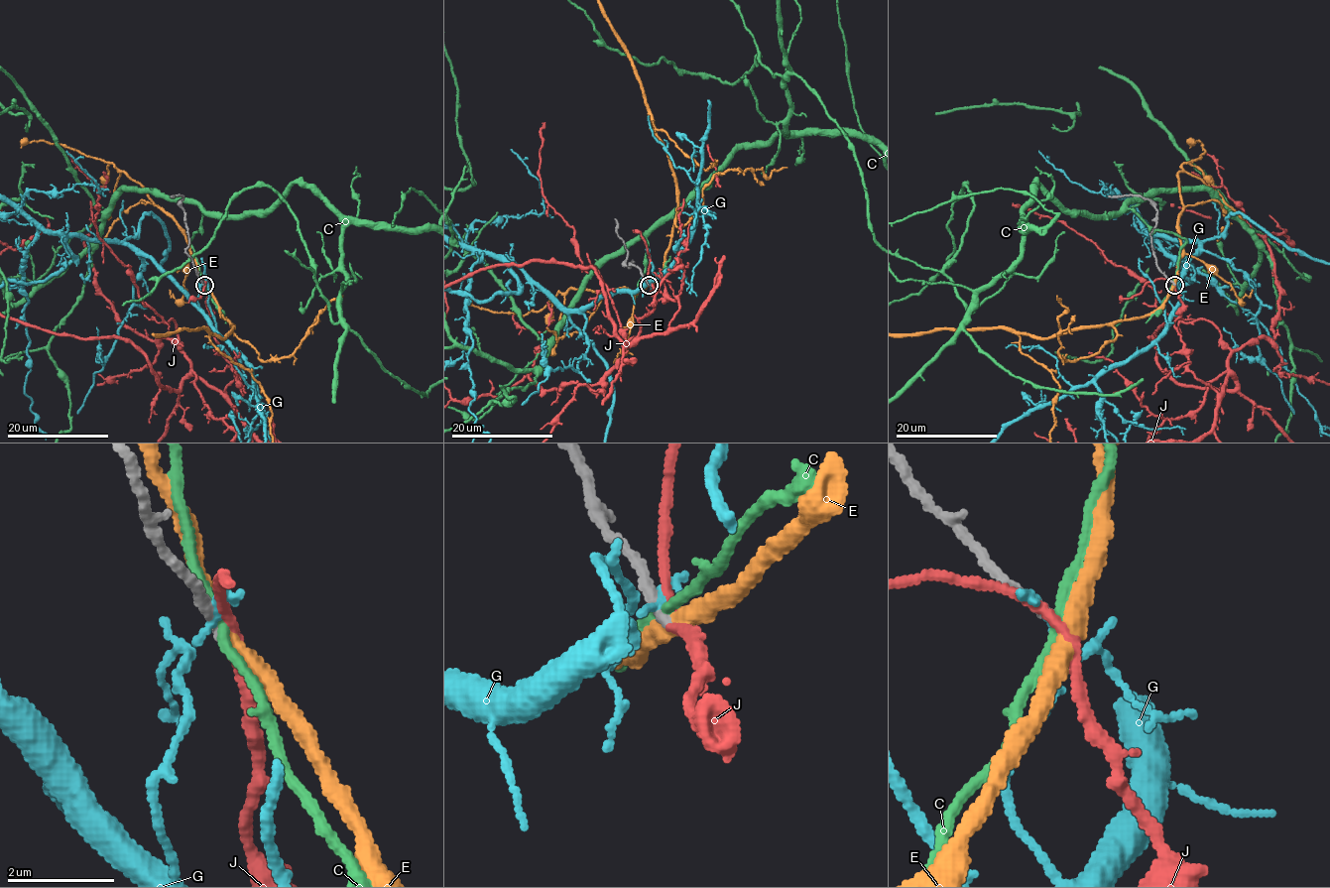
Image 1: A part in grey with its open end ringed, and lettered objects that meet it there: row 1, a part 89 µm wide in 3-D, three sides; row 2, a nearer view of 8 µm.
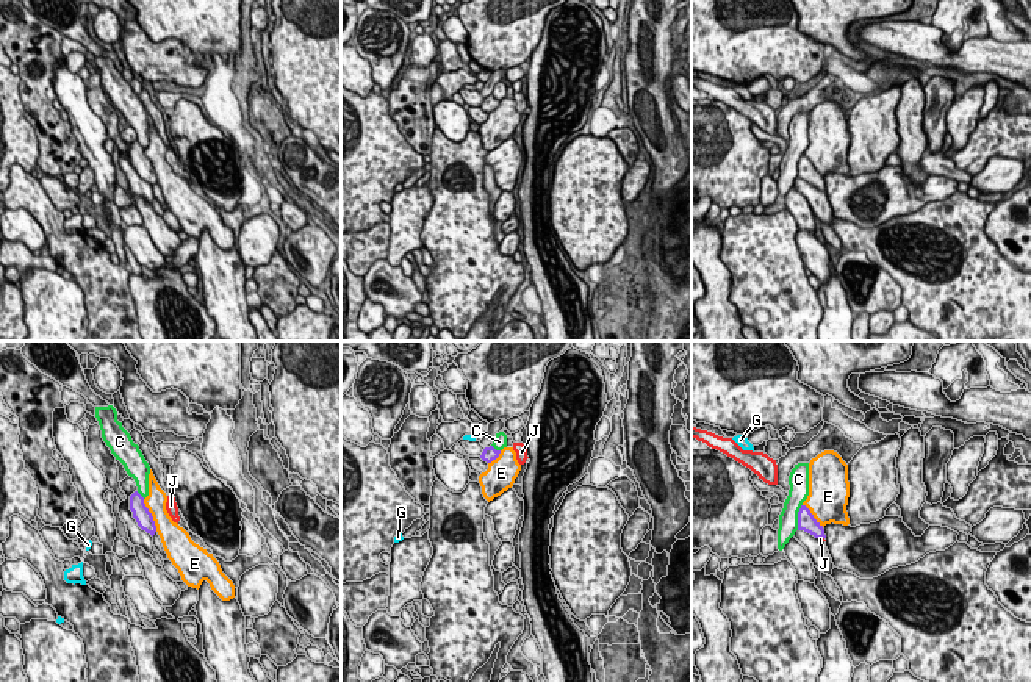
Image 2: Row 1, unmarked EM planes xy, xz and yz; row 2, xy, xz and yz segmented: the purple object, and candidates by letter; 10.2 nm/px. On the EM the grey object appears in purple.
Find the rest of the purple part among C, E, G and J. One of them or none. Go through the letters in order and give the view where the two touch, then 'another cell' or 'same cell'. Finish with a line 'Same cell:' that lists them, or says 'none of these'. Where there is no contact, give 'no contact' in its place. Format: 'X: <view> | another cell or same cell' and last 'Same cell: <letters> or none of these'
C: yz | another cell
E: xy | another cell
G: no contact | another cell
J: yz | same cell
Same cell: J

